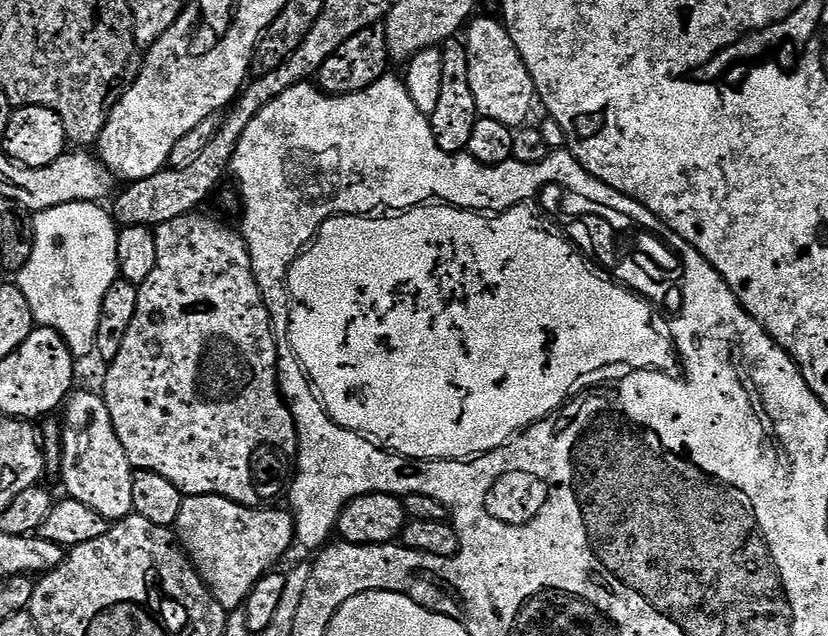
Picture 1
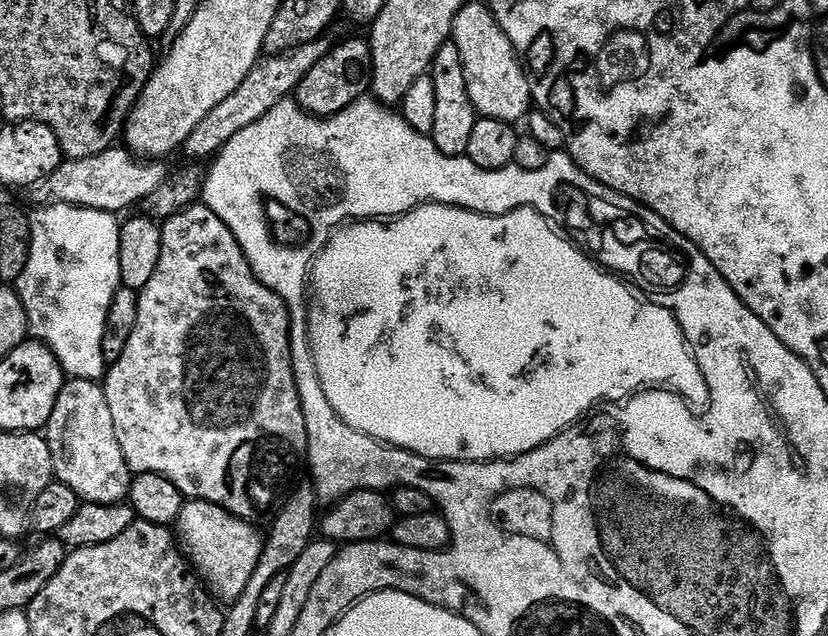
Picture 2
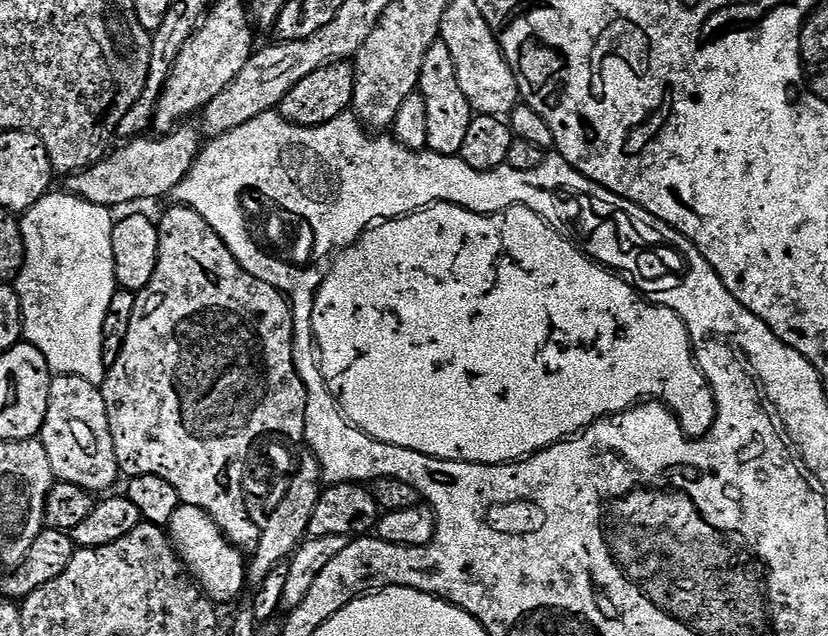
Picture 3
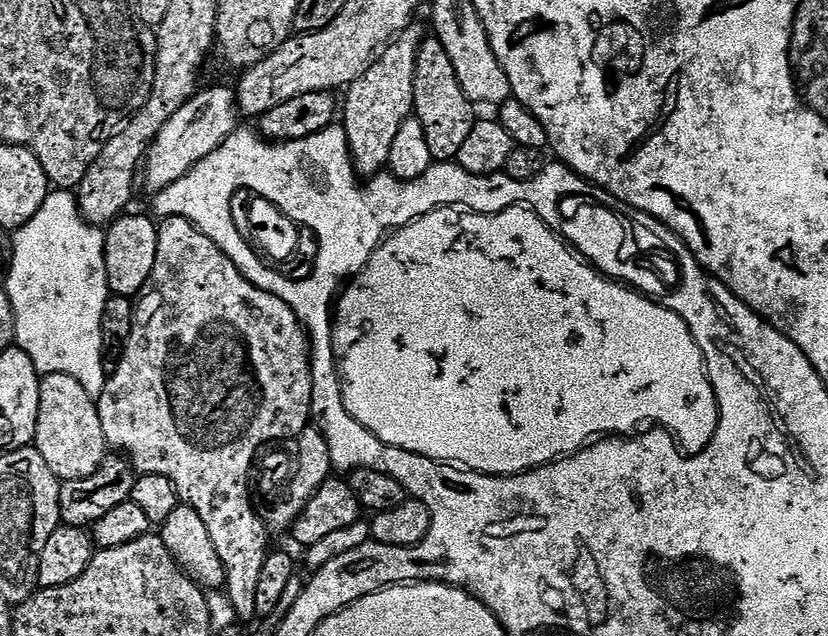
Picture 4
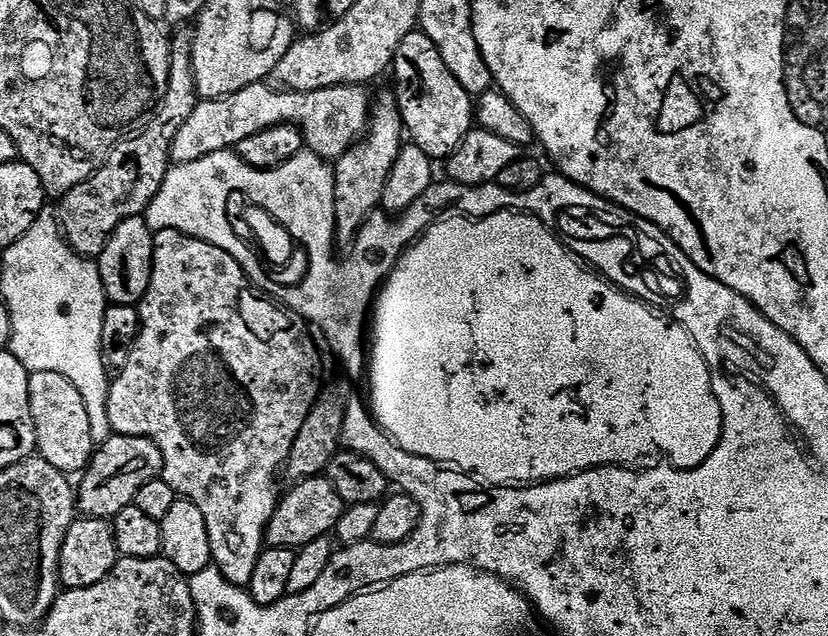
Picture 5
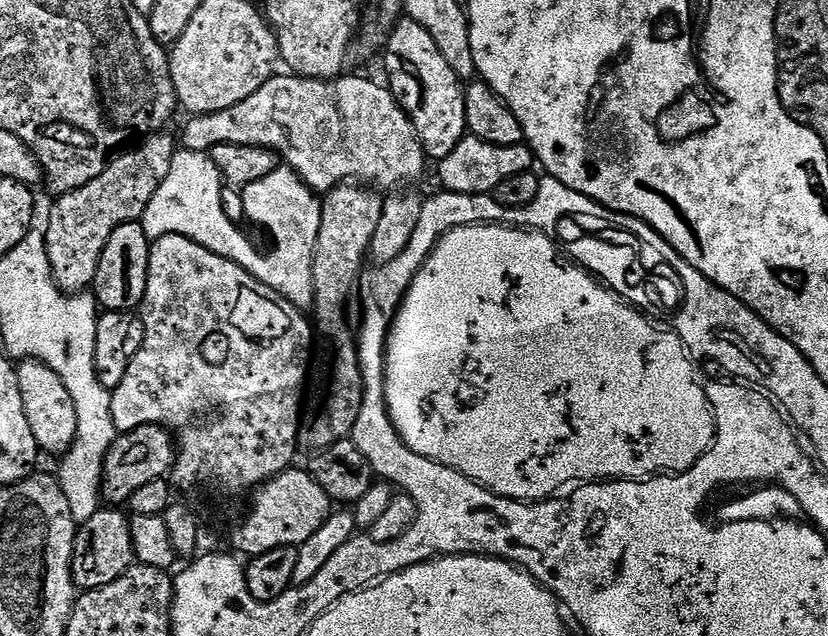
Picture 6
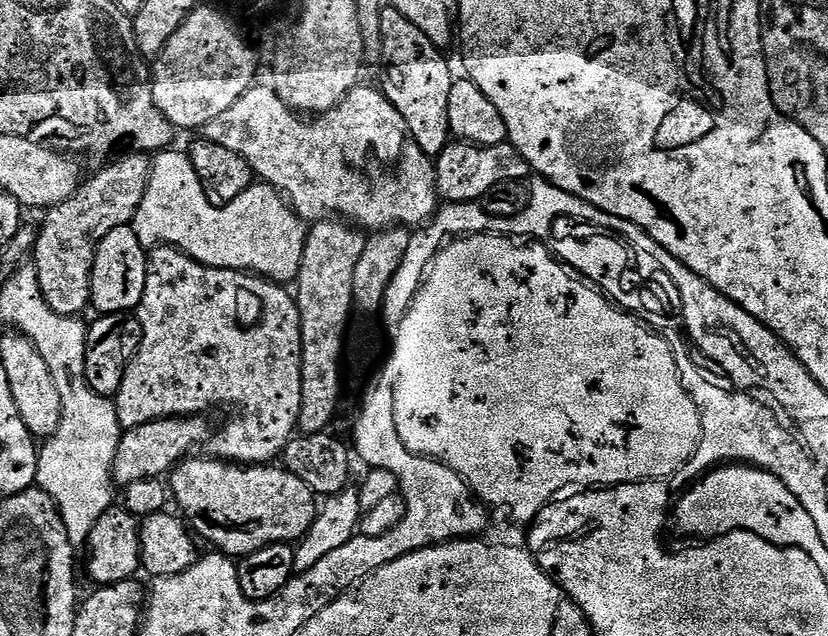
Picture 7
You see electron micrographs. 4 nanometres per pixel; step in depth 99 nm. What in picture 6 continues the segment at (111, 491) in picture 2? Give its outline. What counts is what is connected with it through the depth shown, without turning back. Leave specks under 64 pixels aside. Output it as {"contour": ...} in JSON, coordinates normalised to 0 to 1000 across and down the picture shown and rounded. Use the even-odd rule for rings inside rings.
{"contour":[[[29,563],[19,572],[22,610],[27,613],[27,638],[31,638],[31,664],[36,664],[36,676],[41,676],[45,706],[76,714],[86,704],[92,692],[94,676],[94,645],[89,642],[89,626],[85,626],[85,613],[70,594],[68,583],[58,572],[51,572],[42,563]]]}

